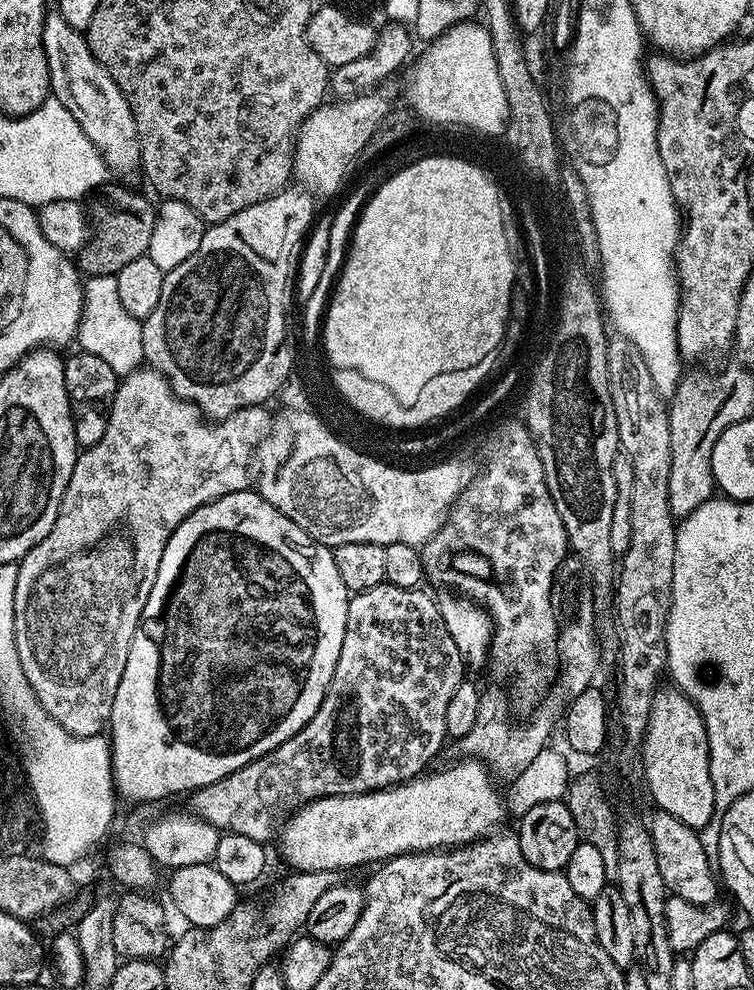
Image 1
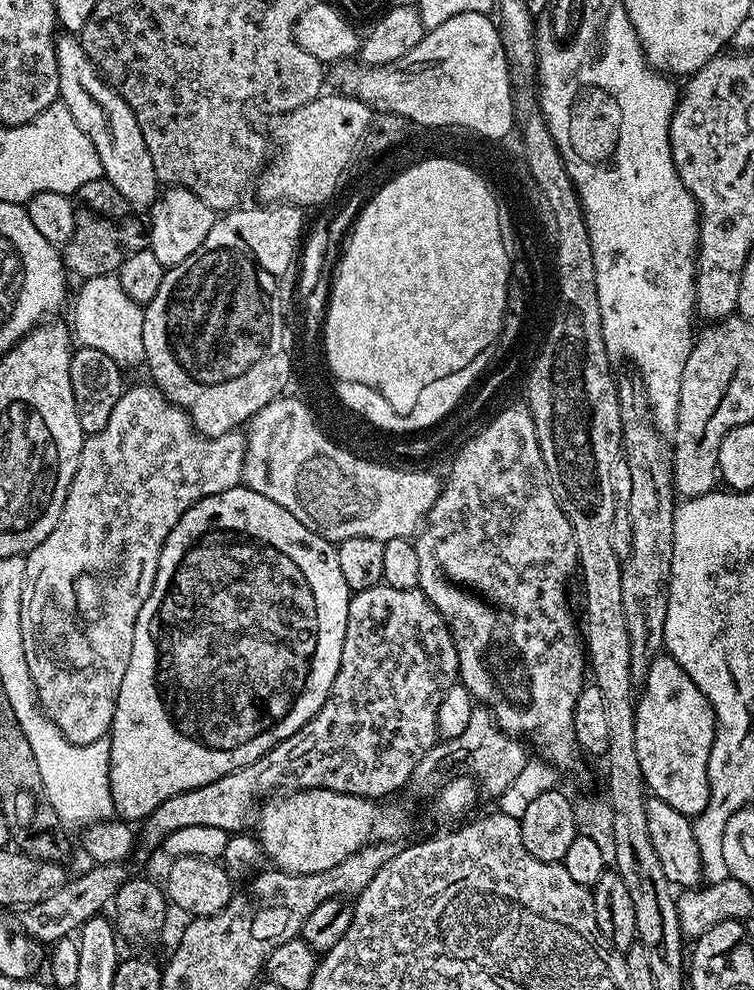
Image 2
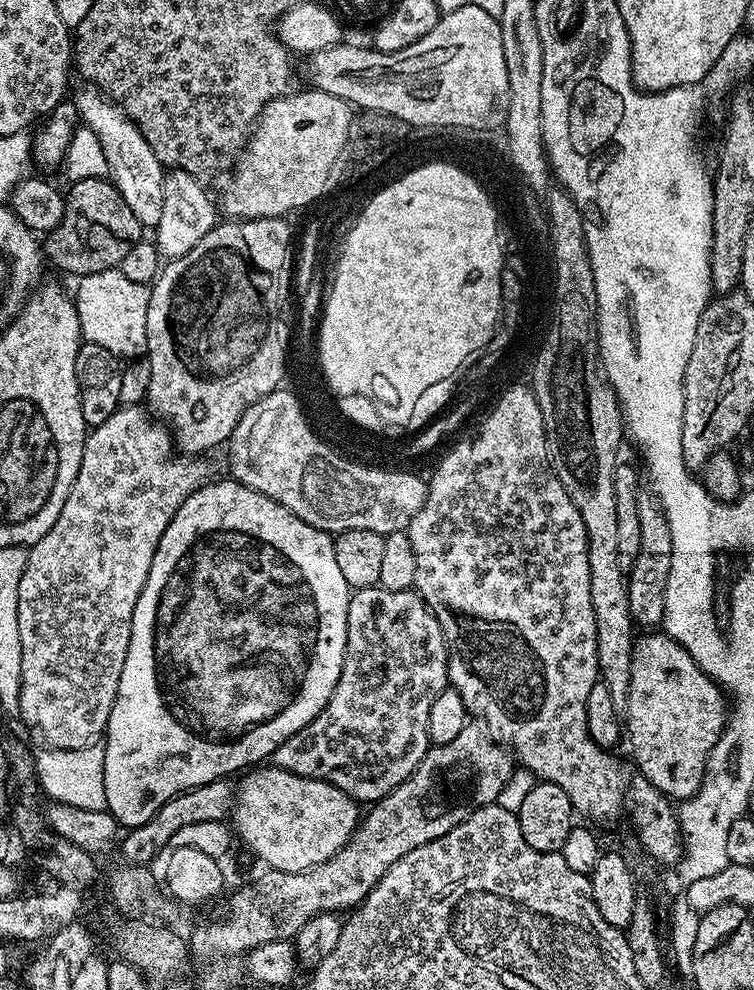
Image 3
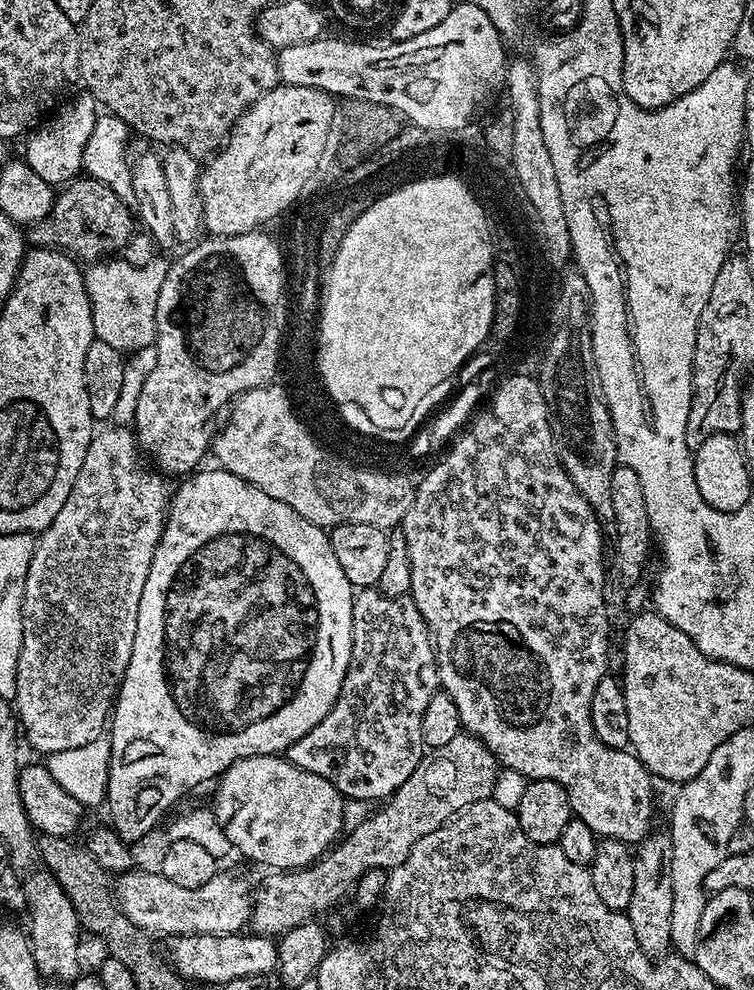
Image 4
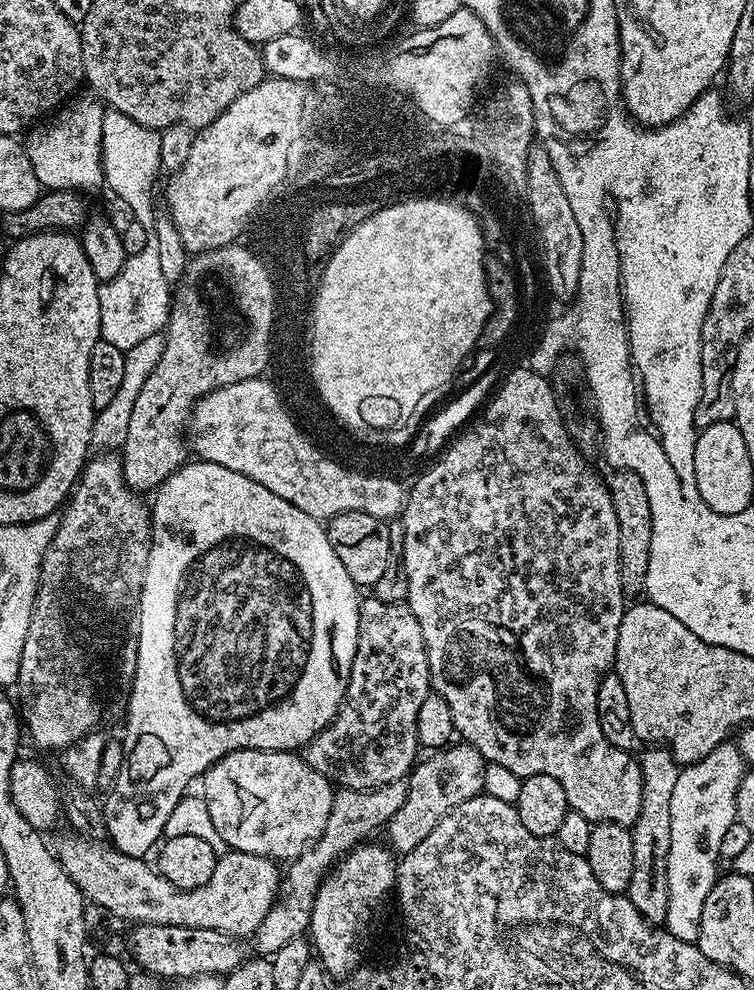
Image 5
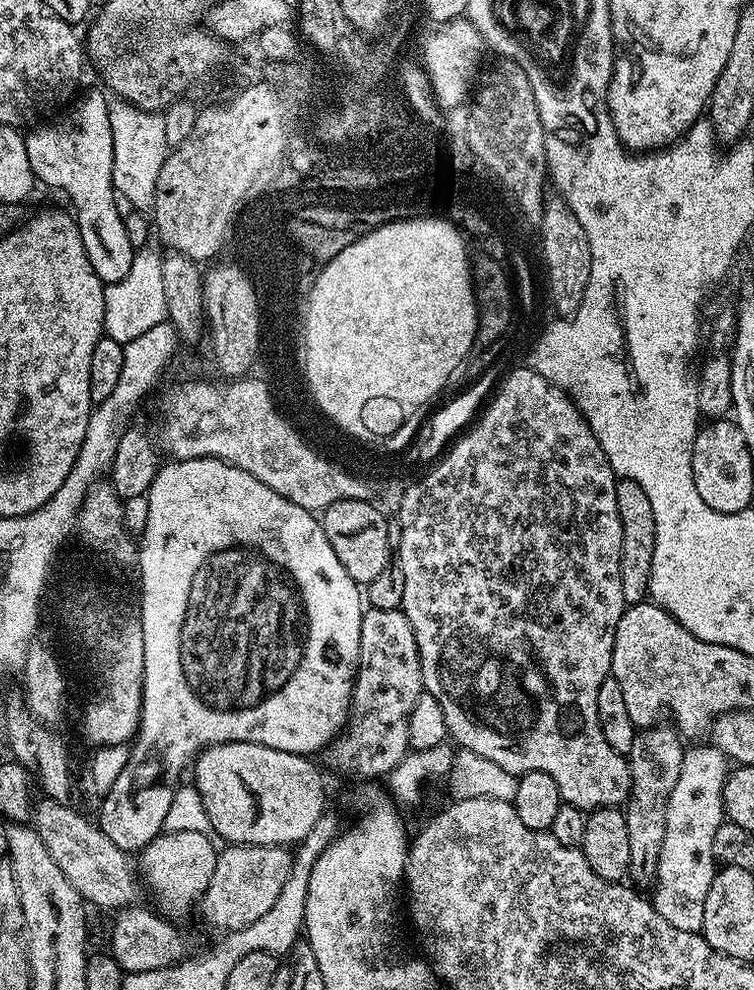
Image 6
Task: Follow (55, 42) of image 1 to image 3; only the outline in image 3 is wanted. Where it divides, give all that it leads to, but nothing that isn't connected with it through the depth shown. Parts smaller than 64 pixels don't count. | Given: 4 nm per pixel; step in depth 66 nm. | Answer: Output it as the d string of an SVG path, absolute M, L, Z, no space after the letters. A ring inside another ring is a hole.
M80 82L76 88L74 103L83 127L92 131L95 143L102 153L107 175L121 192L134 218L144 226L157 225L162 215L163 180L166 169L158 162L158 158L154 158L150 142L142 138L138 126L132 119L116 103L102 95L93 84Z

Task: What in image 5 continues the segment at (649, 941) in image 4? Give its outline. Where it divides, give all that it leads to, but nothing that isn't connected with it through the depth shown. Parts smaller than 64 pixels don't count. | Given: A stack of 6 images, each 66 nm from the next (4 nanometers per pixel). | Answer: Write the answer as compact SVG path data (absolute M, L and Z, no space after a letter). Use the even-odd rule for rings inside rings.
M648 746L643 749L644 753L639 753L640 769L642 770L642 810L638 810L638 818L630 826L634 846L634 870L631 871L630 884L626 891L627 898L630 902L634 902L634 910L638 910L638 914L642 914L645 920L653 926L663 925L666 918L666 906L670 904L670 894L668 893L668 859L670 858L670 797L674 795L674 786L678 782L678 774L681 765L676 763L671 752L663 746Z

